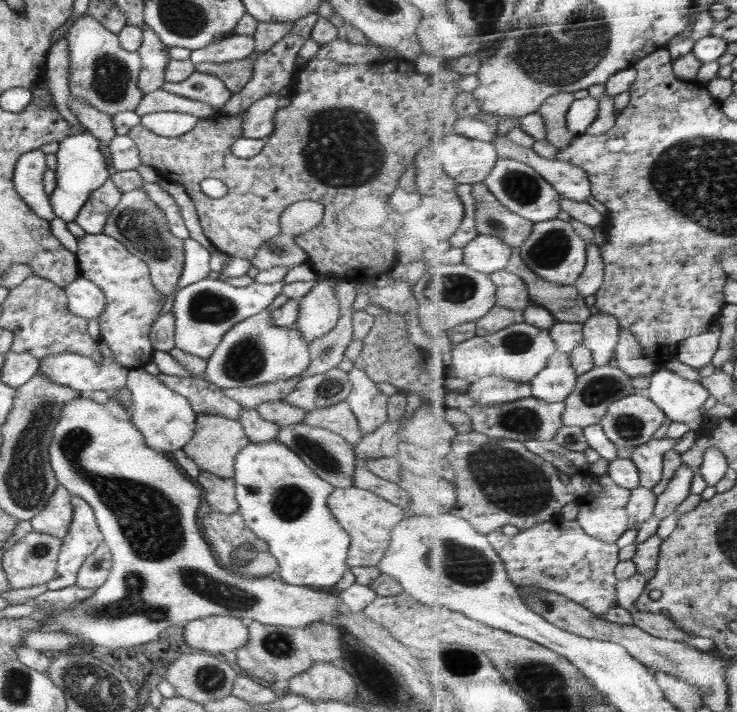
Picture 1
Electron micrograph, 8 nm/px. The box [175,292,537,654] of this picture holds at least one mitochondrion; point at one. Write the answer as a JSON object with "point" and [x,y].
{"point":[467,565]}

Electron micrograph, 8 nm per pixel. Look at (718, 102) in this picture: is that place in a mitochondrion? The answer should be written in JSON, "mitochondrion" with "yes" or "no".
{"mitochondrion":"no"}

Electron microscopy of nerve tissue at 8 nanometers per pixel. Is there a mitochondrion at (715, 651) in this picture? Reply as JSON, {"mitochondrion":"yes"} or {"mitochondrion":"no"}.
{"mitochondrion":"no"}

